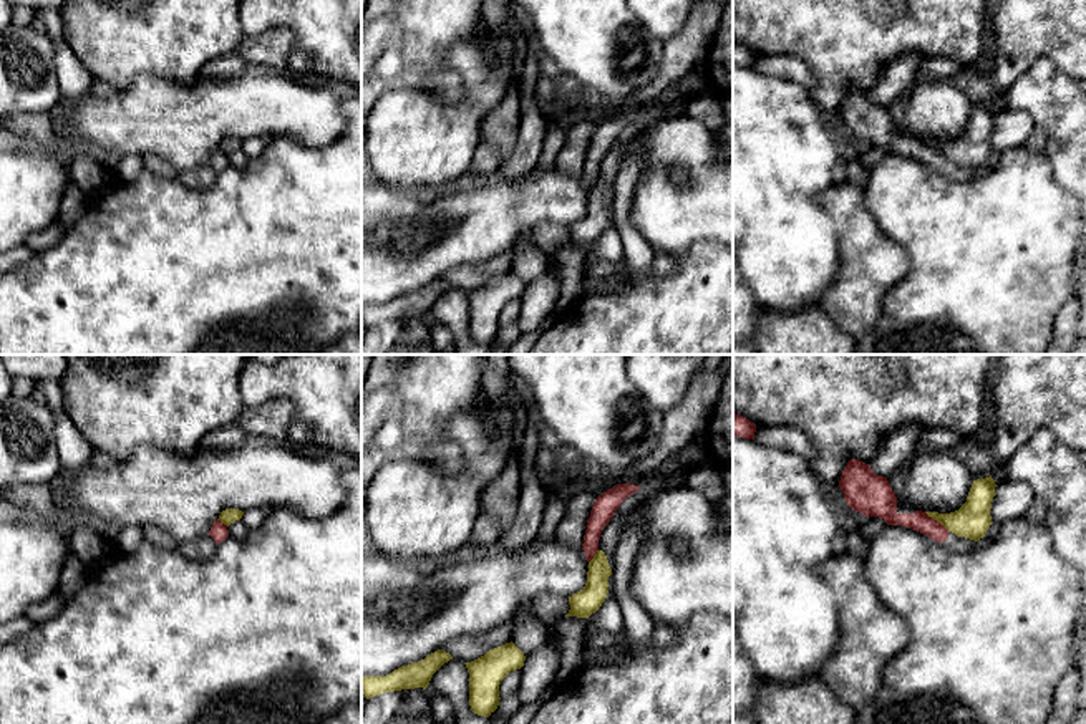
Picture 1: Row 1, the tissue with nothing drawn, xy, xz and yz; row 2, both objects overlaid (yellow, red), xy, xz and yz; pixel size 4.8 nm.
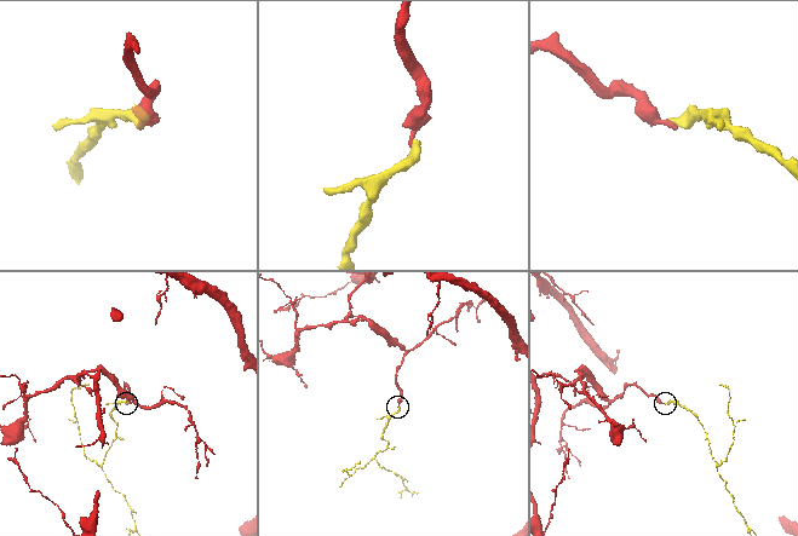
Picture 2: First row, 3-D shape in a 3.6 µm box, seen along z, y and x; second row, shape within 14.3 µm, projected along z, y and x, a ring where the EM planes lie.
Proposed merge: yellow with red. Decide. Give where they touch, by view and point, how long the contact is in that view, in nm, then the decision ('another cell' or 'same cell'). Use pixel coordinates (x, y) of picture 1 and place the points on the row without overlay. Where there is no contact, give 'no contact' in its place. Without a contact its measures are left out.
meets yellow in yz at (937, 149); contact 160 nm long; another cell

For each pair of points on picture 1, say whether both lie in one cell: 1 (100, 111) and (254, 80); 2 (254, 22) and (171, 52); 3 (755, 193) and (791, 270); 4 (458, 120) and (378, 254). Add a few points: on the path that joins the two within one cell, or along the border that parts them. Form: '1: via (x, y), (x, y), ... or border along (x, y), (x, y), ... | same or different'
1: via (138, 111), (208, 111), (216, 108) | same
2: border along (239, 17), (239, 24), (247, 35) | different
3: via (768, 212), (788, 250) | same
4: border along (378, 183), (410, 193) | different

